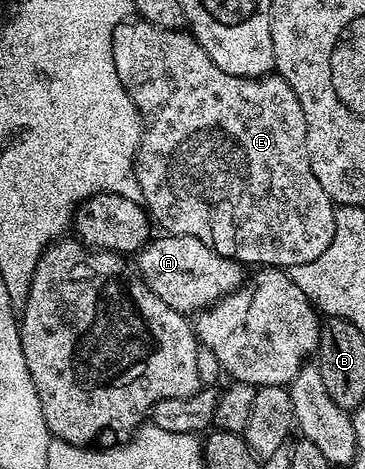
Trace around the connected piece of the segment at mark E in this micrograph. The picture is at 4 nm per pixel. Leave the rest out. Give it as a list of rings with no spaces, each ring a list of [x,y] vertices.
[[[142,21],[125,22],[115,27],[113,33],[113,65],[117,65],[117,77],[129,93],[133,105],[139,110],[143,122],[143,132],[139,148],[135,154],[135,176],[141,185],[143,203],[152,220],[163,226],[164,232],[172,235],[188,235],[197,237],[205,245],[209,245],[219,255],[237,259],[244,265],[259,263],[260,268],[277,267],[288,269],[306,262],[317,260],[329,243],[333,241],[334,215],[336,204],[331,202],[329,193],[321,189],[321,181],[313,177],[313,165],[309,165],[309,149],[307,148],[307,130],[305,129],[305,113],[301,113],[301,103],[293,89],[278,73],[262,75],[260,79],[242,79],[233,77],[217,65],[201,49],[194,35],[183,29],[166,31],[163,27],[155,27]]]

